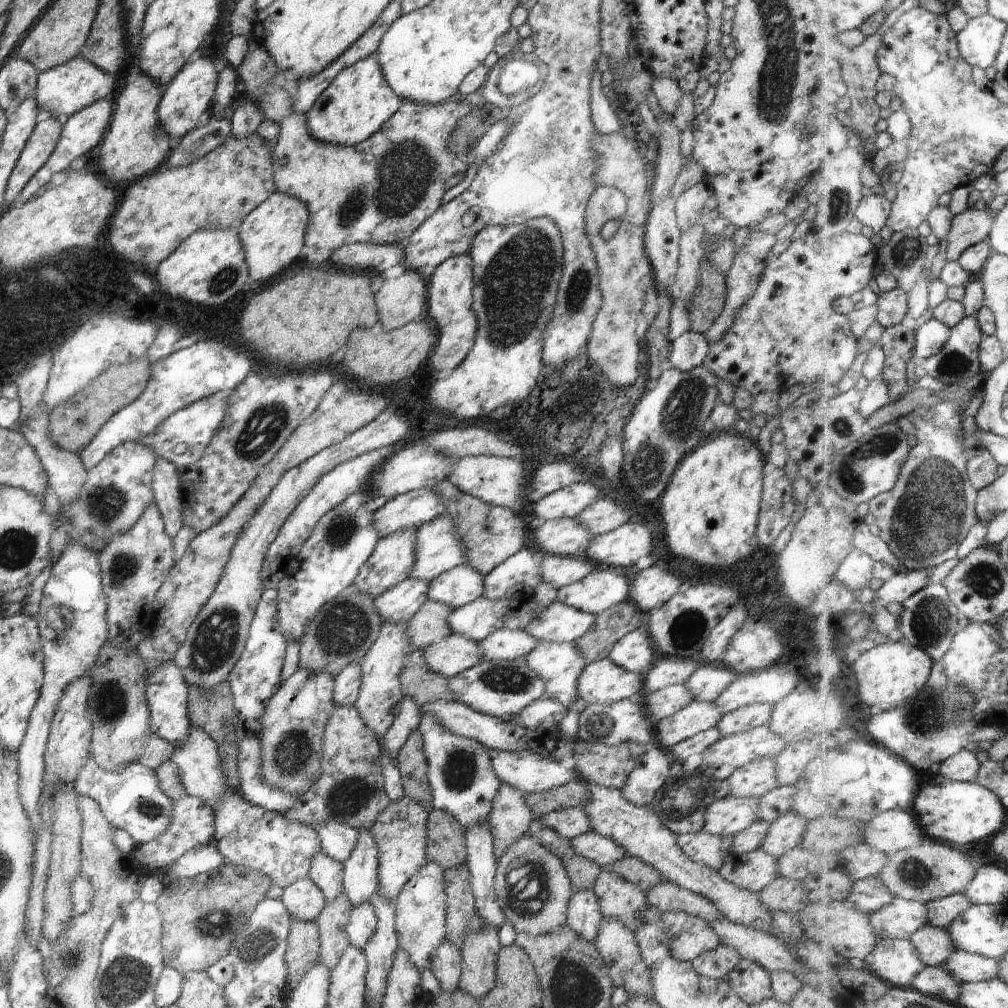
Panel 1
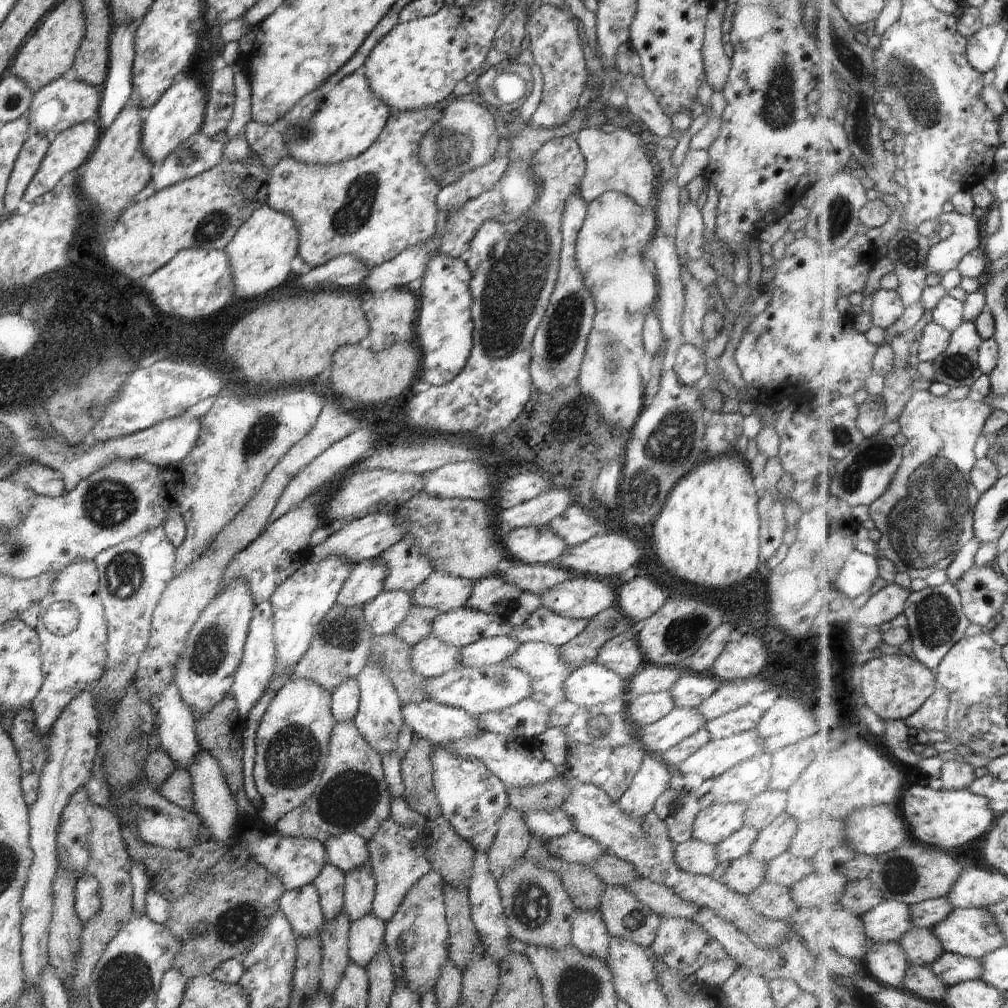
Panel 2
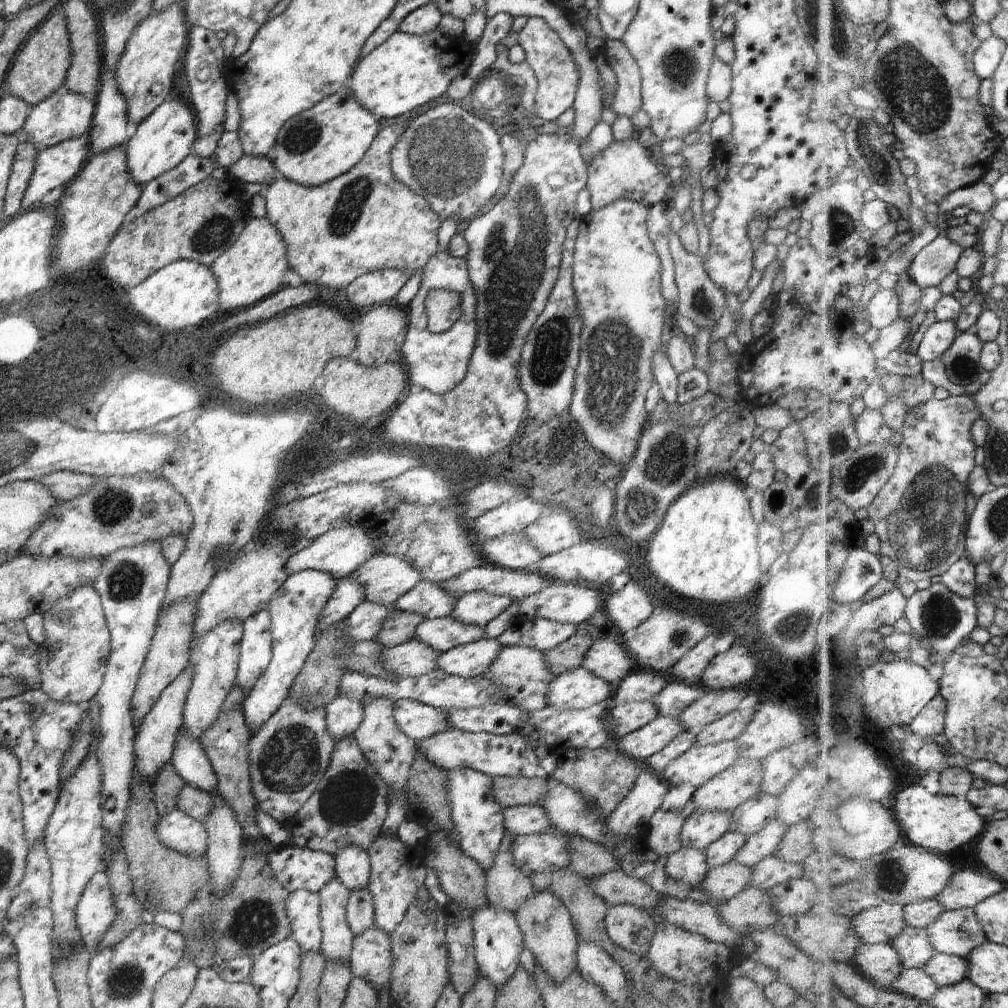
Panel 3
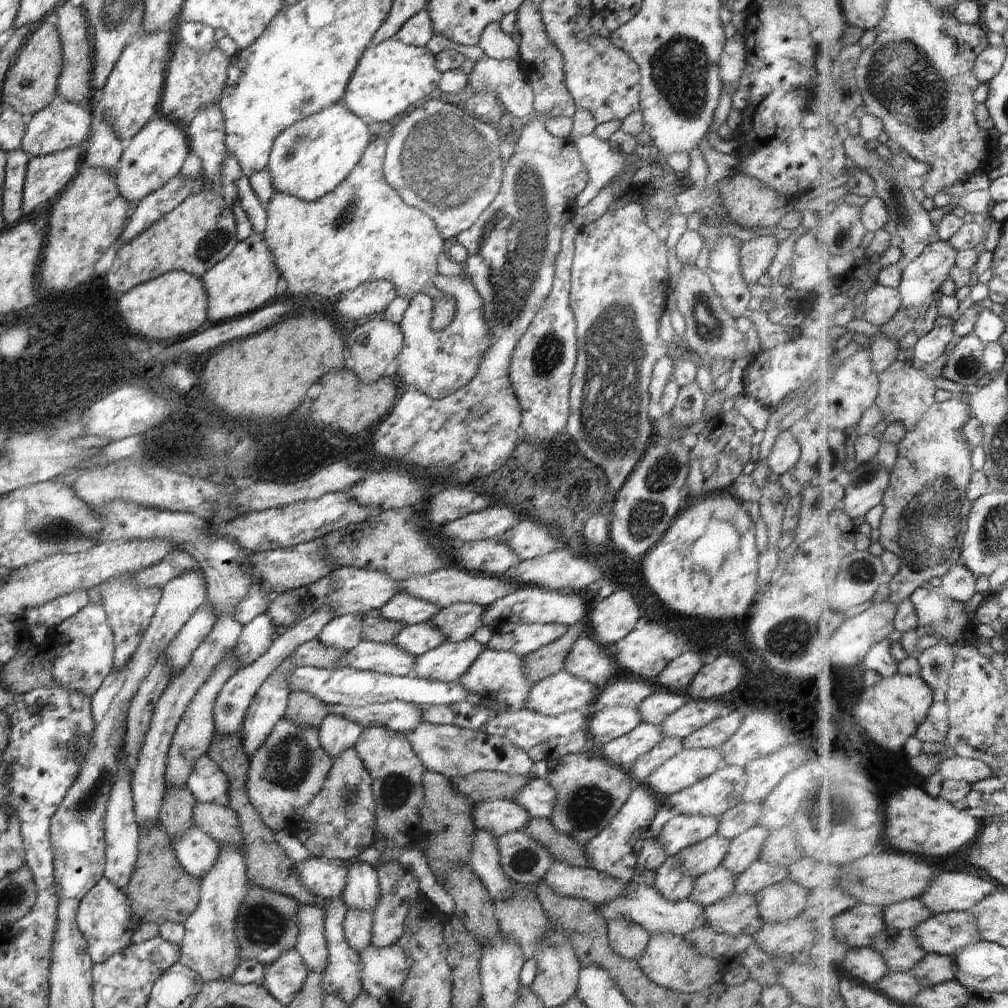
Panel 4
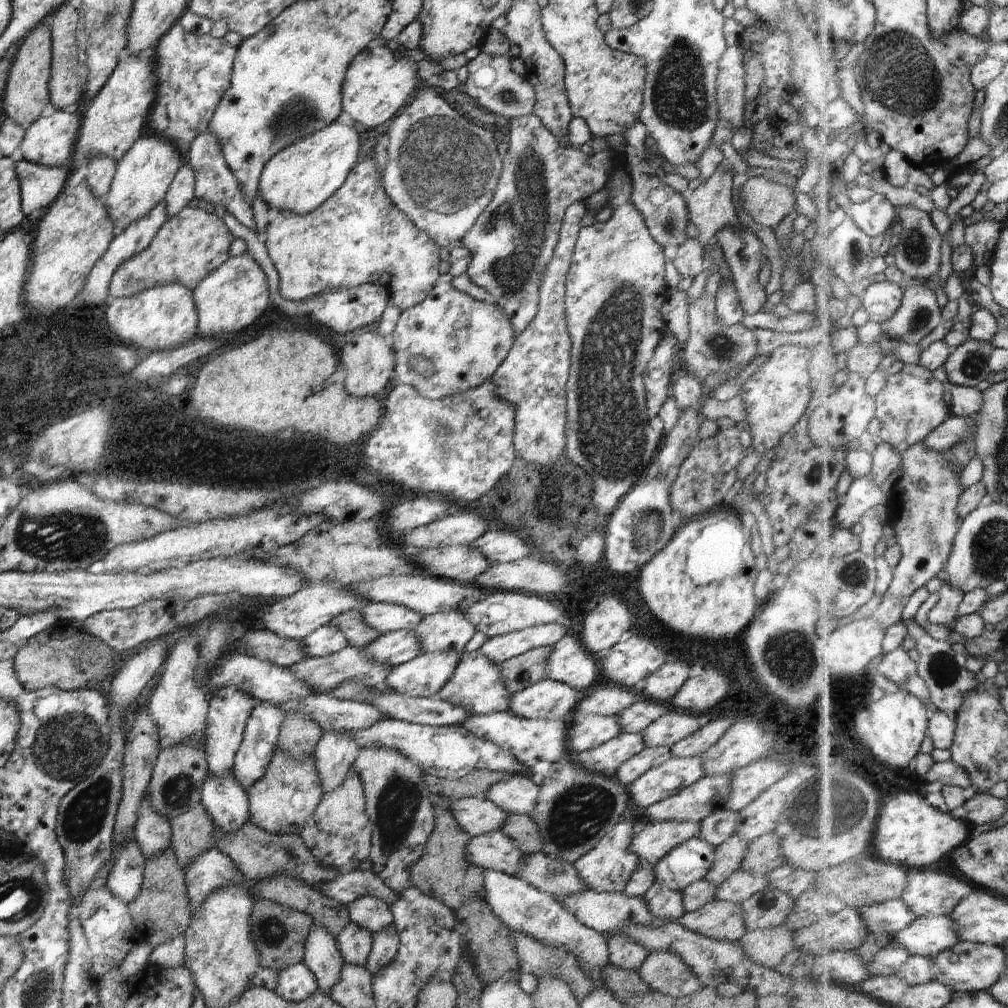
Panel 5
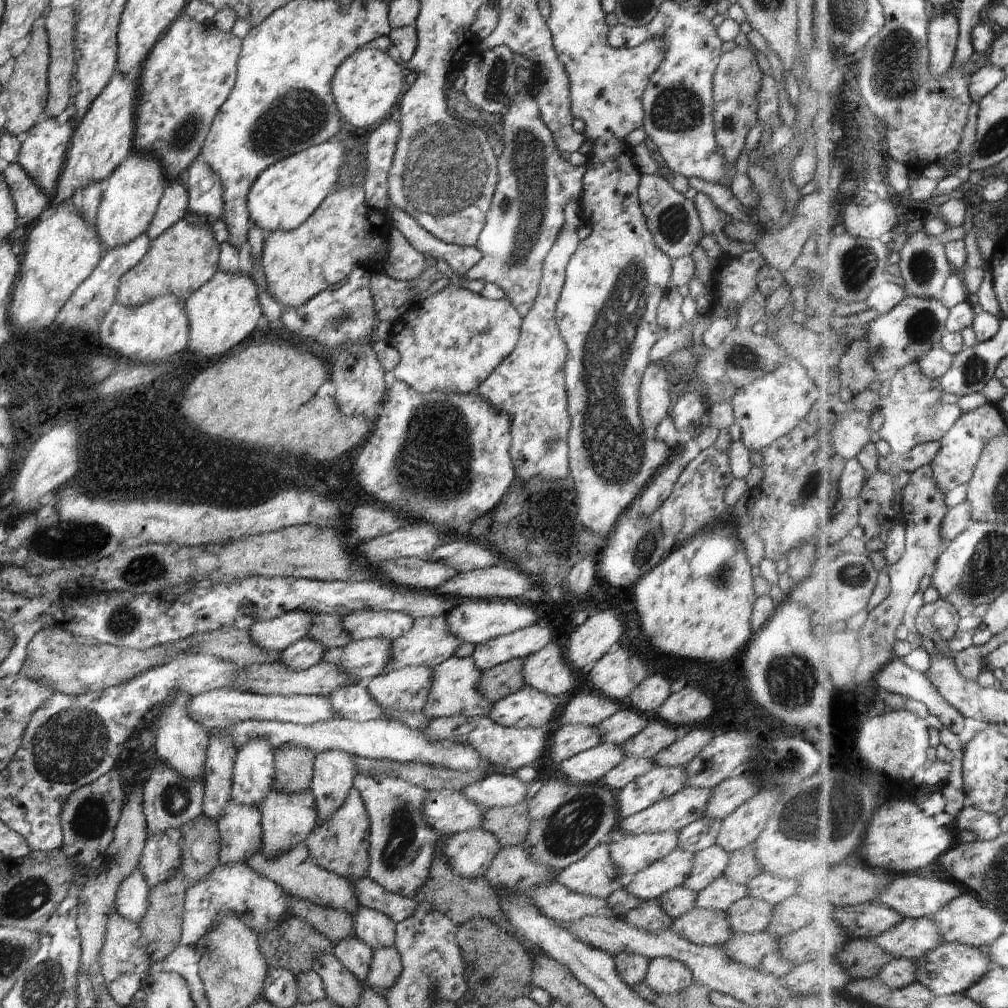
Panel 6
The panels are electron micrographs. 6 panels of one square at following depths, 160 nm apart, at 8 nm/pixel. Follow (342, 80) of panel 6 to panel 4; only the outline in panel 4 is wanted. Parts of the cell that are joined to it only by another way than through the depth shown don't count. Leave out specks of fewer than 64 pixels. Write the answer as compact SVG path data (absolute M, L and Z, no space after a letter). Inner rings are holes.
M388 39L364 51L346 85L342 102L361 119L388 122L406 112L410 104L430 96L430 92L439 87L441 74L434 66L434 55L426 47Z

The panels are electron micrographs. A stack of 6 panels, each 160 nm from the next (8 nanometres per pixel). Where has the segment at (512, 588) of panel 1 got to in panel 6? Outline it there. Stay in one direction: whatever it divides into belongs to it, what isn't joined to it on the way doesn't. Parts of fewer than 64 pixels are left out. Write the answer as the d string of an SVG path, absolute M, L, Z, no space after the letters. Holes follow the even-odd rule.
M445 616L414 619L412 628L392 642L389 661L380 675L386 675L404 667L426 667L433 670L452 657L460 644L462 641L449 632L449 626L445 624Z

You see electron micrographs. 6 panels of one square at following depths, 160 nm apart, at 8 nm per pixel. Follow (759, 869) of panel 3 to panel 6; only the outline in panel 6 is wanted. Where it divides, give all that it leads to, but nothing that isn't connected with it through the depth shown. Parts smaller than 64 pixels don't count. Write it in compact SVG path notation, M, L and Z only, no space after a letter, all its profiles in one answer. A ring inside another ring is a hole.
M719 876L706 888L697 892L694 907L709 911L727 912L731 904L747 896L747 886L729 881L724 876Z

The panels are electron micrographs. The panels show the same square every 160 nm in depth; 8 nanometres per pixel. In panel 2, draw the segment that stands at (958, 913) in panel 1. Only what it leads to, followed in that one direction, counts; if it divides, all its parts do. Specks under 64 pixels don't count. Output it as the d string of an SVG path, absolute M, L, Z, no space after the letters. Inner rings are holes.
M949 897L927 900L911 907L914 925L928 929L936 929L940 923L944 923L957 911L957 906Z

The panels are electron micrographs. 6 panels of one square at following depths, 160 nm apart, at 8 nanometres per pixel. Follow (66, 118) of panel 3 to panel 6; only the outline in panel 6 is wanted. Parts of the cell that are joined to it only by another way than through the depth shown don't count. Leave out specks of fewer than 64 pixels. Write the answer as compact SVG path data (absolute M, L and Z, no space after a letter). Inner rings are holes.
M42 118L21 138L21 147L16 163L30 178L37 182L48 198L51 198L56 192L56 184L63 171L67 148L72 140L75 126L74 120L59 124L56 119Z

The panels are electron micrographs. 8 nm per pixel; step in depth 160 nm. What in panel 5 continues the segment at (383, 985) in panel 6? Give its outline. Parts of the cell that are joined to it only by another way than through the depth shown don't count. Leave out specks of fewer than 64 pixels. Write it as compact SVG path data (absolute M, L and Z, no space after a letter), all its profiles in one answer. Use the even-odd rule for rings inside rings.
M394 924L372 935L373 943L365 967L373 976L384 968L399 951L399 936Z

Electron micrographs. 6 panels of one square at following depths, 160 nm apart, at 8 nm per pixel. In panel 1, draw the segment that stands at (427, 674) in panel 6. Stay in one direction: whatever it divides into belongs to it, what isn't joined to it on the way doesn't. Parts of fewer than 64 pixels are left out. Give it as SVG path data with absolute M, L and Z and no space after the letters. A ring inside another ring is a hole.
M498 629L478 643L482 661L511 661L526 656L539 643L523 629Z

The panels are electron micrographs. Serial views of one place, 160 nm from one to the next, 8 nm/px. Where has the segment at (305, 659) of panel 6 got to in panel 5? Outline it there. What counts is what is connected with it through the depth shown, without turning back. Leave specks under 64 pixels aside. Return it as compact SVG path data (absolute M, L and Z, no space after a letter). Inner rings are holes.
M324 625L299 641L302 652L308 657L325 657L348 647L342 631L334 626Z

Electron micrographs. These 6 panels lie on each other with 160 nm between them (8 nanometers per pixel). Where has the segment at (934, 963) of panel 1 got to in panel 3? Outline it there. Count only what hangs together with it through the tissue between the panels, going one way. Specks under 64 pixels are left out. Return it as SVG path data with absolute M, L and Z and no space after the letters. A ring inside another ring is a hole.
M907 925L905 931L890 944L900 953L906 969L925 969L937 954L928 929L914 928Z

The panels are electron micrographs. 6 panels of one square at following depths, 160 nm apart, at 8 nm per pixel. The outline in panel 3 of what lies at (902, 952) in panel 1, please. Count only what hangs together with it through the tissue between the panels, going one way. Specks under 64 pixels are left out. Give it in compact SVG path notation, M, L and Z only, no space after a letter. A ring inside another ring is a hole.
M865 943L856 956L855 964L879 988L888 990L906 969L898 949L890 943Z

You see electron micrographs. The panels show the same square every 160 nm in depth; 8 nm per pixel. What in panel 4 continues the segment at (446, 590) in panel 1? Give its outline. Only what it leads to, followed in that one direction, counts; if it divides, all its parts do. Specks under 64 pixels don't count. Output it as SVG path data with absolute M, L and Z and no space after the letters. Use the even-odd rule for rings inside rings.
M400 592L396 593L378 610L379 615L384 619L402 625L428 623L438 611L437 606L431 602Z

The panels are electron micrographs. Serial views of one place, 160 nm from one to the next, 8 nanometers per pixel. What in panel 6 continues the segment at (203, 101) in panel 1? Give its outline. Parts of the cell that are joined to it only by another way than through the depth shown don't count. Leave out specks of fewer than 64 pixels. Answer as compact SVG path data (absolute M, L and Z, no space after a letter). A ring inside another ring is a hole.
M133 150L127 157L127 162L107 178L97 210L95 231L104 253L122 245L129 245L147 232L163 192L170 182L164 178L163 168L153 155Z

